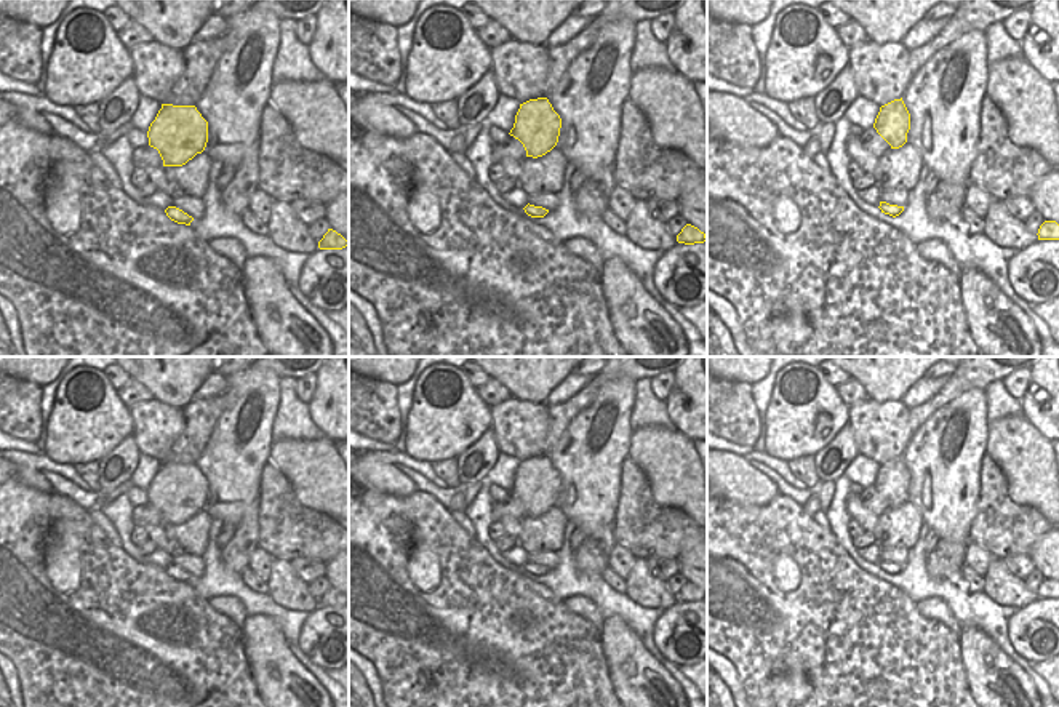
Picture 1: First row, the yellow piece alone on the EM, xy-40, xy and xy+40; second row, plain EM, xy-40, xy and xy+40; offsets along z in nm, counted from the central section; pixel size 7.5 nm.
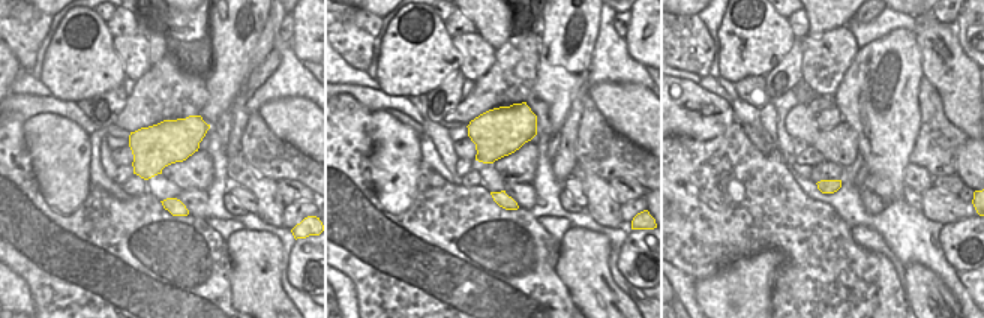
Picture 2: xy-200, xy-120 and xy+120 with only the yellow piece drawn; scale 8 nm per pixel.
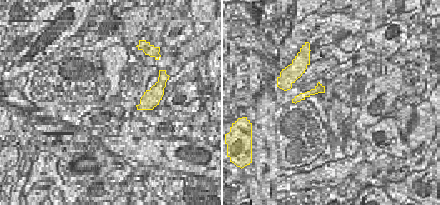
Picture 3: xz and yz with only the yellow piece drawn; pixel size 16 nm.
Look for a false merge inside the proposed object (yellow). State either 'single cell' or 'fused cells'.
single cell

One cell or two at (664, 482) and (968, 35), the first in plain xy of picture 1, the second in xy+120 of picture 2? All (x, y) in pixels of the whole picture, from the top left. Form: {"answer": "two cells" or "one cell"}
{"answer": "two cells"}

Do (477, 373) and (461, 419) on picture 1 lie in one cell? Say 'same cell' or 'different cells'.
different cells

